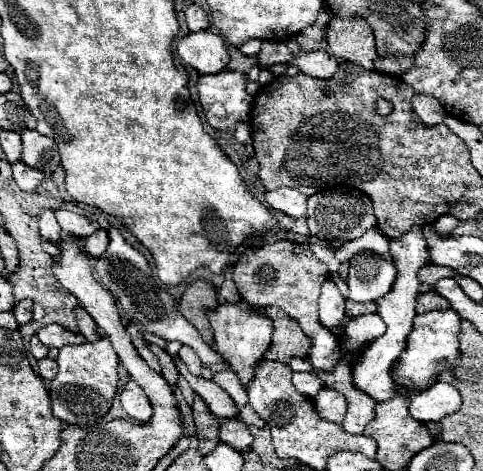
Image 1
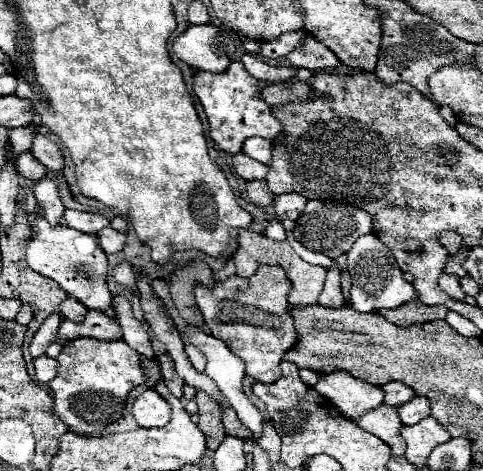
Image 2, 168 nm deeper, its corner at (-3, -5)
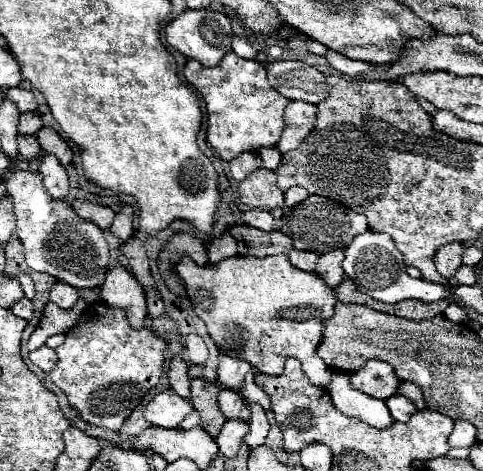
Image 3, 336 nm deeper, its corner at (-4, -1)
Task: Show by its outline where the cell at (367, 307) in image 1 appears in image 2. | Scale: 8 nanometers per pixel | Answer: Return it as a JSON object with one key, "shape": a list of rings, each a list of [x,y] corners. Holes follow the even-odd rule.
{"shape":[[[413,298],[411,302],[405,302],[395,310],[381,310],[379,314],[397,326],[409,326],[409,324],[417,324],[417,322],[441,320],[441,318],[445,318],[447,308],[445,306],[427,306],[427,304],[421,304],[419,298]]]}

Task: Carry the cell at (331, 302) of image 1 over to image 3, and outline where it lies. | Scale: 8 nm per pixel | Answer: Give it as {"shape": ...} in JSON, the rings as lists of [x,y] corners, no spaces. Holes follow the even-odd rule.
{"shape":[[[332,250],[328,254],[322,254],[316,262],[316,274],[322,276],[330,286],[338,286],[344,280],[344,270],[342,270],[342,260],[344,252],[342,250]]]}

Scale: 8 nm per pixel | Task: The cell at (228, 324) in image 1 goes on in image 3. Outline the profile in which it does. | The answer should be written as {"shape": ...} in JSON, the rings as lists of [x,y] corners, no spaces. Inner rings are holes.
{"shape":[[[286,254],[276,256],[232,256],[224,258],[216,264],[198,266],[190,256],[182,256],[176,264],[176,272],[184,280],[188,300],[196,312],[196,316],[206,324],[210,338],[214,344],[232,358],[242,358],[250,362],[258,372],[280,376],[284,370],[284,360],[294,356],[302,362],[302,369],[316,386],[326,388],[330,384],[330,368],[324,364],[320,356],[316,356],[316,348],[322,342],[324,320],[332,318],[334,304],[338,302],[334,288],[330,288],[320,276],[314,272],[302,272],[292,266]]]}

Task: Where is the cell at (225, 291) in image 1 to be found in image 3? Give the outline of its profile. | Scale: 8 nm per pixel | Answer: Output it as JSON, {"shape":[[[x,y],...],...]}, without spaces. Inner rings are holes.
{"shape":[[[224,232],[222,236],[214,238],[210,244],[208,244],[208,258],[210,262],[218,262],[218,260],[224,260],[224,258],[232,258],[238,254],[238,248],[236,248],[236,240],[232,238],[230,232]]]}

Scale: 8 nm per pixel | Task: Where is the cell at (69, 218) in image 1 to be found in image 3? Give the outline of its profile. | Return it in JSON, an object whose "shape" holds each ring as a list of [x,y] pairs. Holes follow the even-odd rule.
{"shape":[[[74,200],[72,204],[74,204],[74,210],[78,210],[78,216],[82,216],[84,220],[94,222],[102,230],[110,228],[110,224],[114,220],[114,212],[108,206],[100,206],[100,204],[92,204],[92,202],[82,202],[82,200]]]}

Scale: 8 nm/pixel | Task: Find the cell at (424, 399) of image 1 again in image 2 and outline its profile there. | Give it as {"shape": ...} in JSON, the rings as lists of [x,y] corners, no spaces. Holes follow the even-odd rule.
{"shape":[[[415,396],[413,400],[409,400],[407,404],[403,404],[399,408],[399,416],[403,420],[405,426],[413,426],[417,424],[419,420],[431,416],[431,406],[429,406],[429,400],[425,396]]]}

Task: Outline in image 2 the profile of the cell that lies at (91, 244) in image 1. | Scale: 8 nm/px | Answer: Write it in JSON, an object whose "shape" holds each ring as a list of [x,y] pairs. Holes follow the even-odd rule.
{"shape":[[[111,226],[103,228],[103,230],[97,234],[97,240],[99,240],[101,248],[103,248],[107,254],[117,254],[117,252],[121,252],[121,250],[123,250],[123,244],[125,244],[125,238],[127,238],[127,234],[117,232],[117,230],[113,230]]]}

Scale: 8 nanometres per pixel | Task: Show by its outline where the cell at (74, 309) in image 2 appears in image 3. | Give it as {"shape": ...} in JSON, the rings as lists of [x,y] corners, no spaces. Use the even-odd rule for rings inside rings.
{"shape":[[[56,282],[50,290],[50,300],[56,302],[60,308],[72,308],[74,300],[78,300],[80,292],[76,288],[70,288],[70,284]]]}

